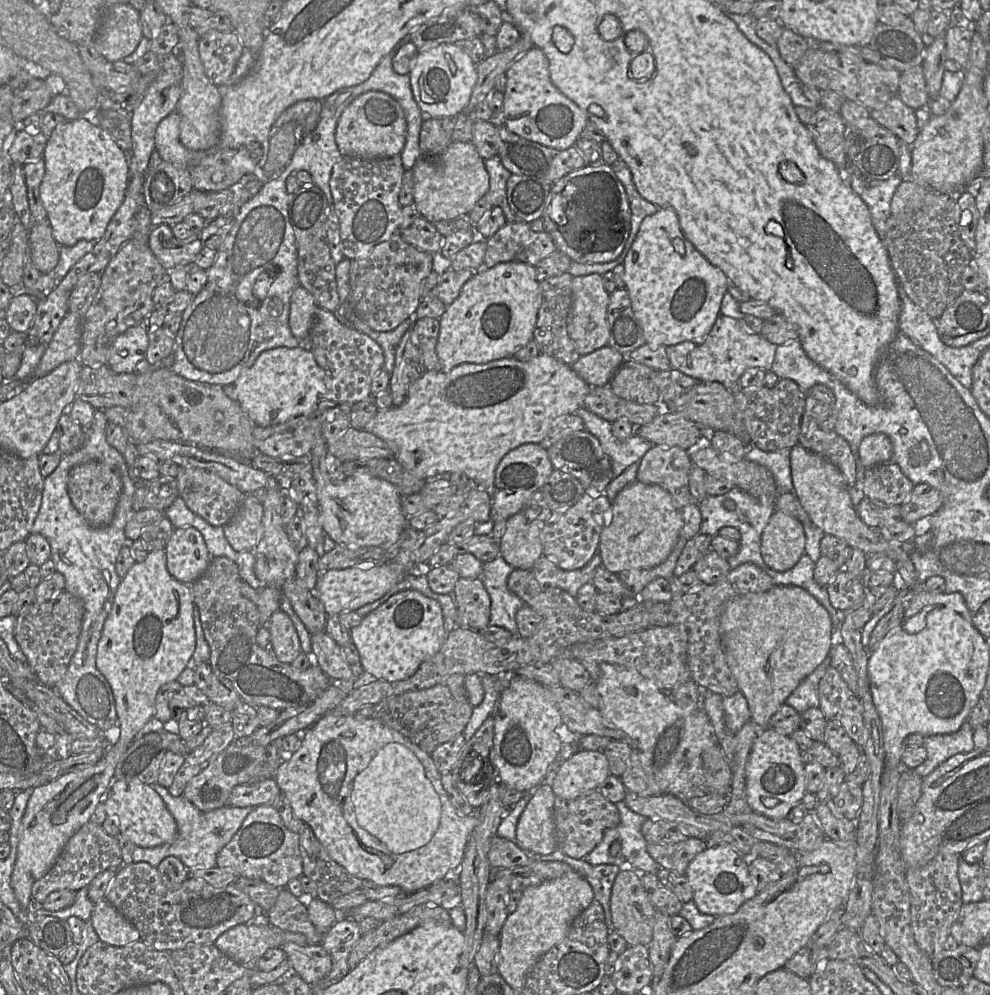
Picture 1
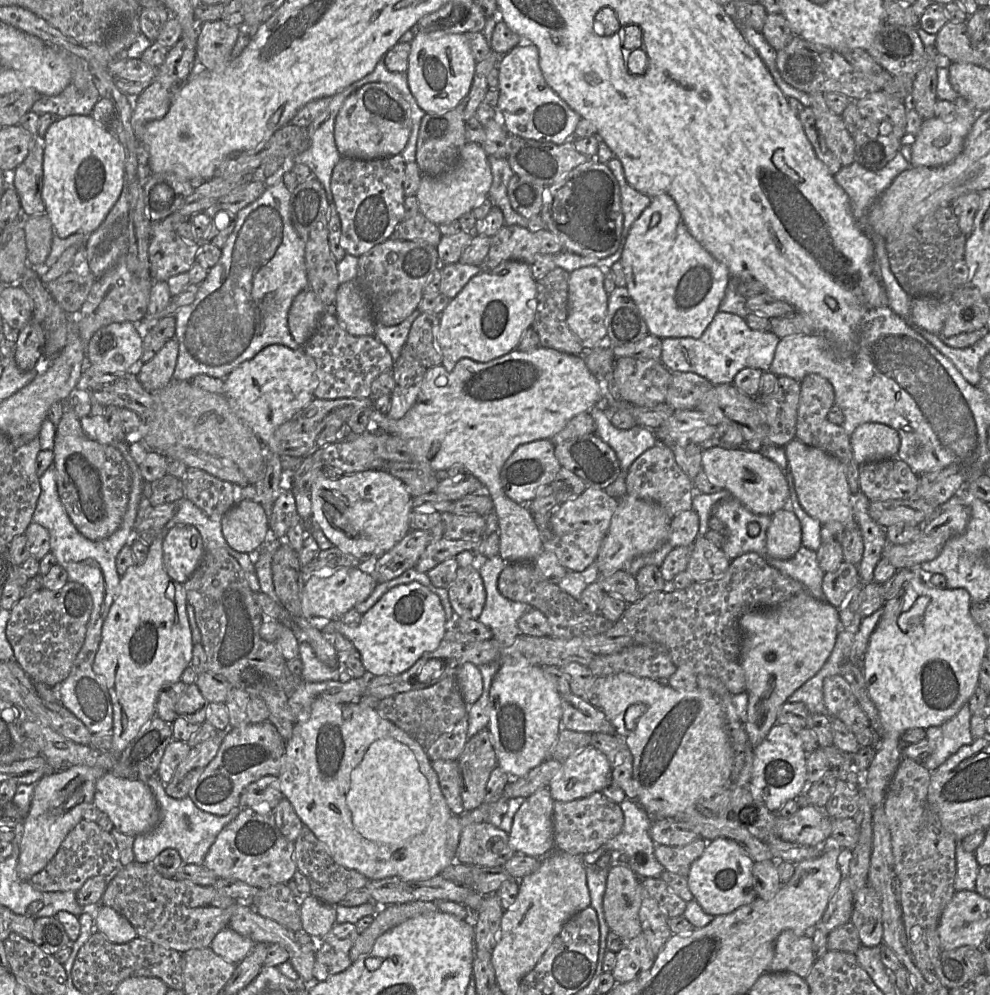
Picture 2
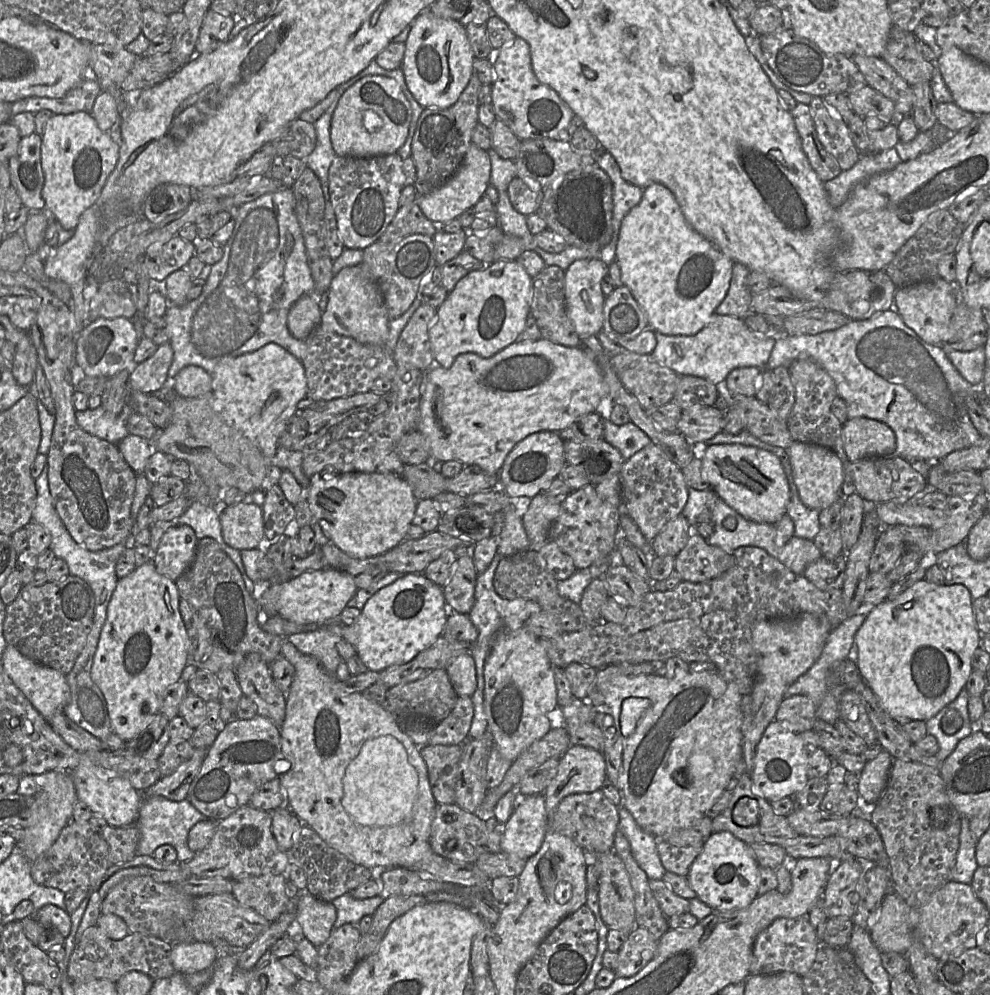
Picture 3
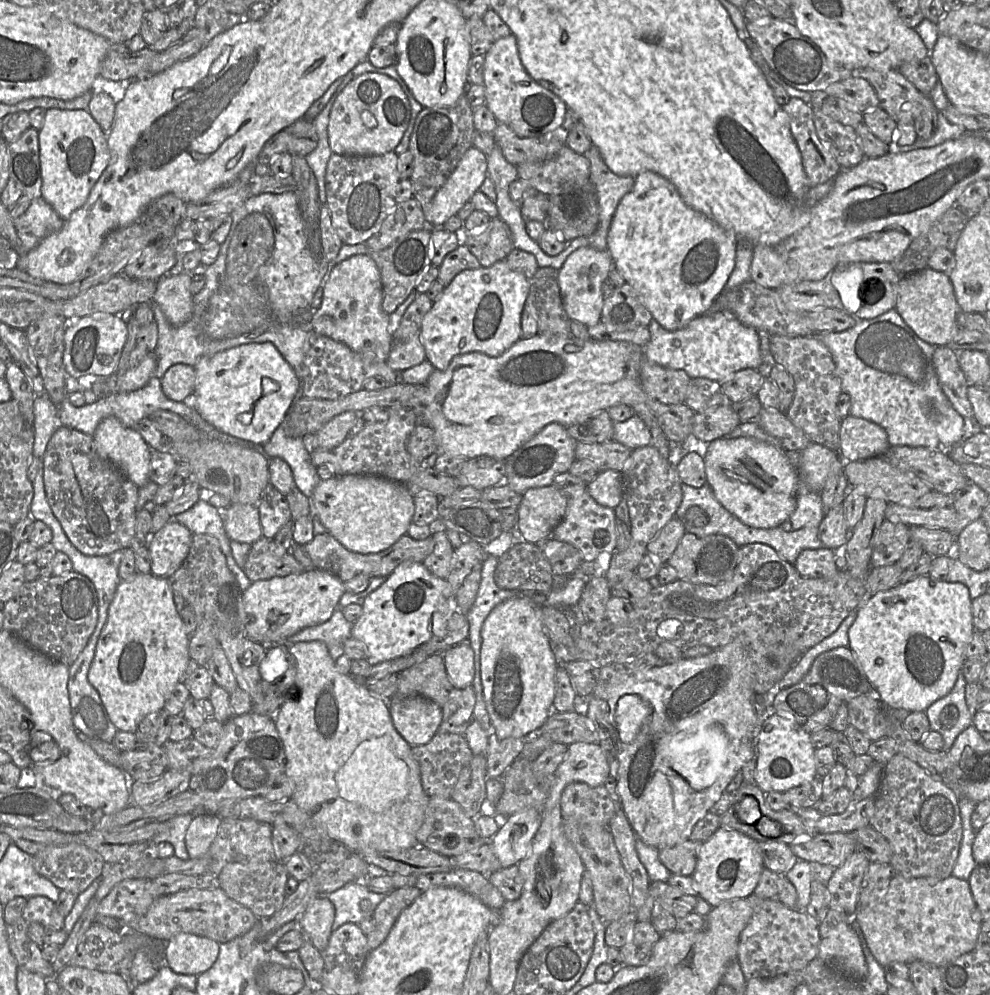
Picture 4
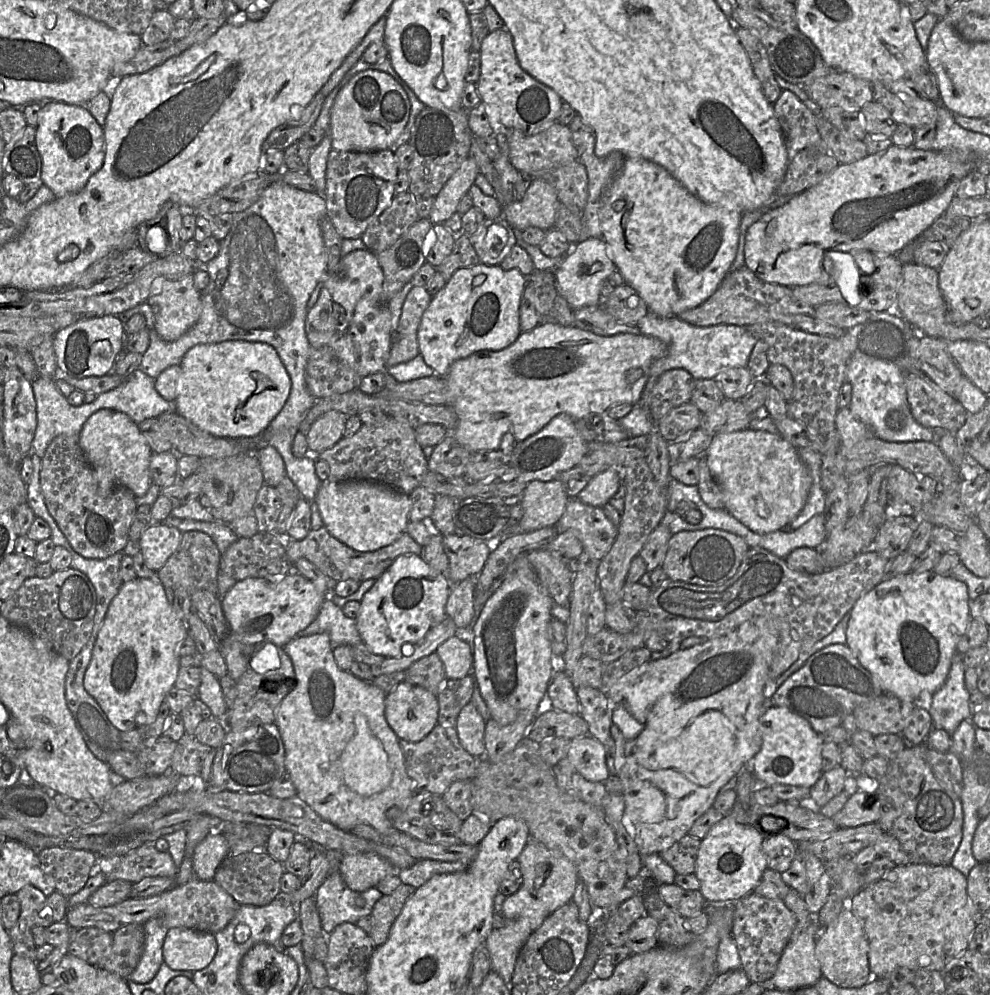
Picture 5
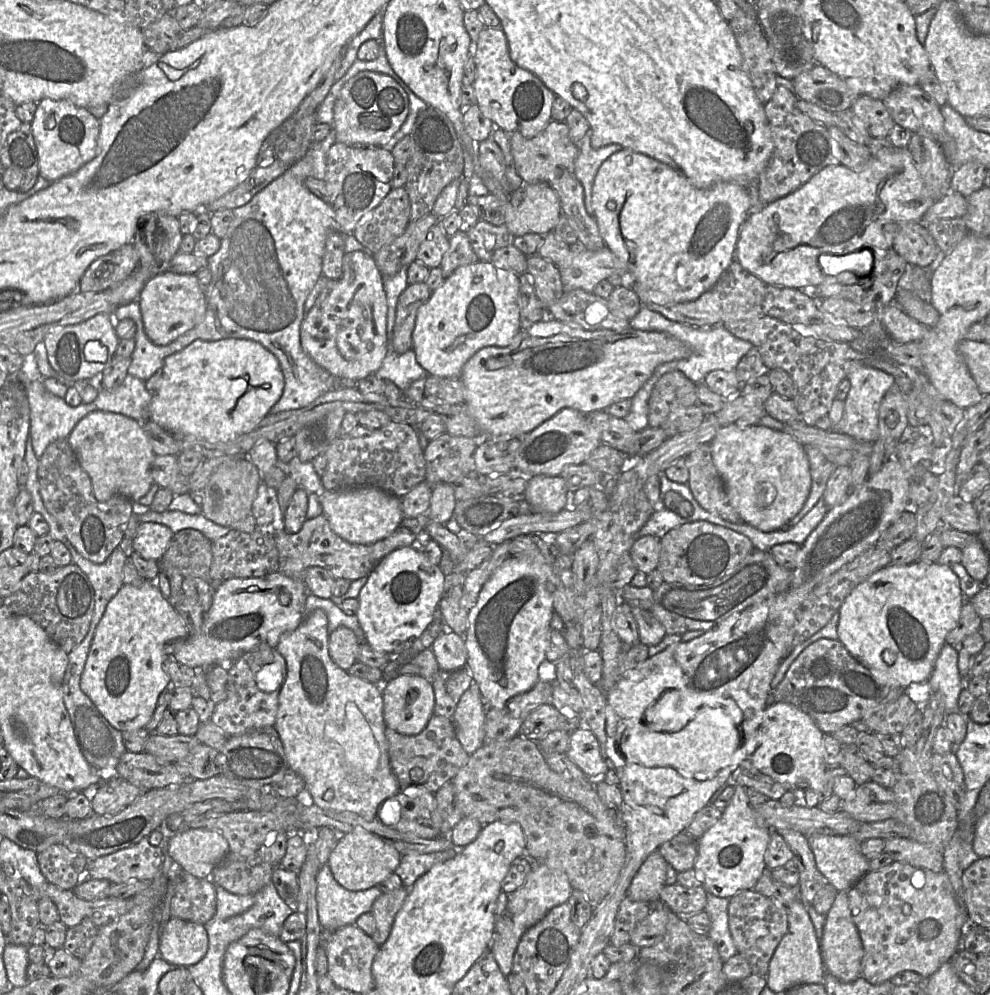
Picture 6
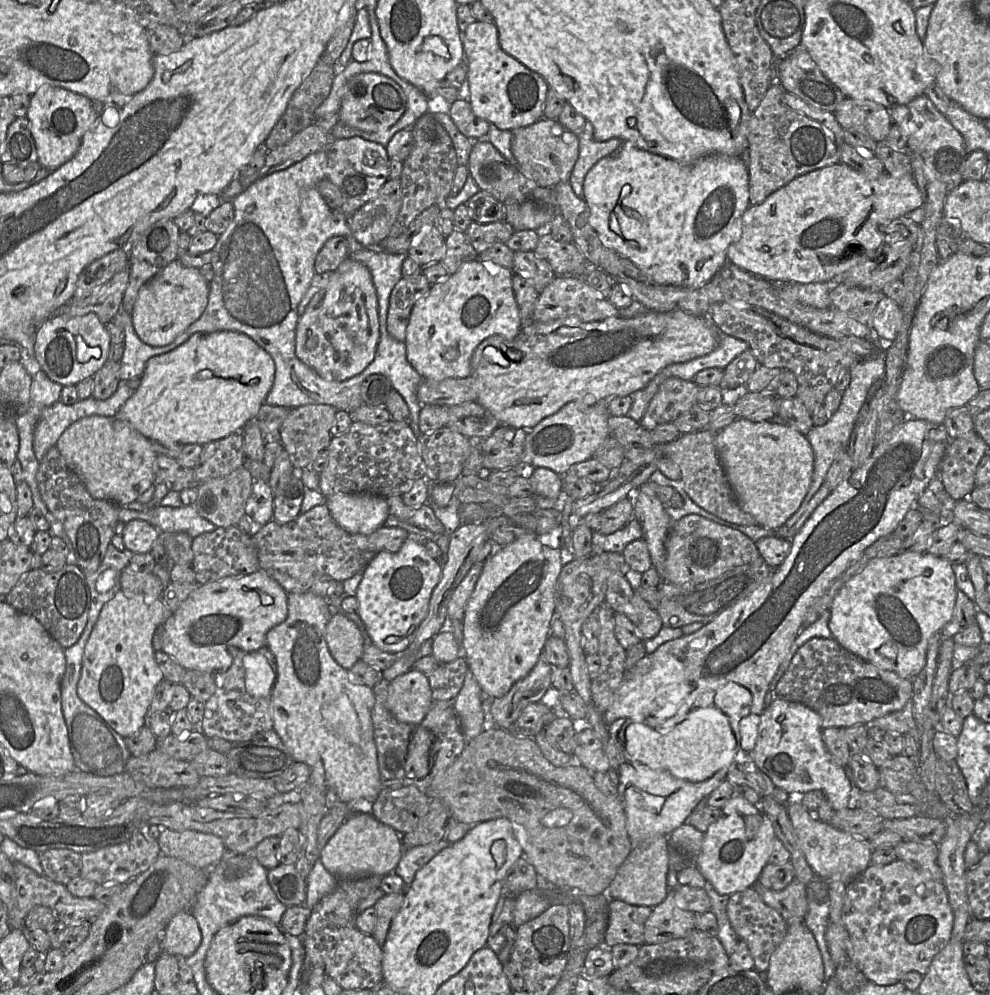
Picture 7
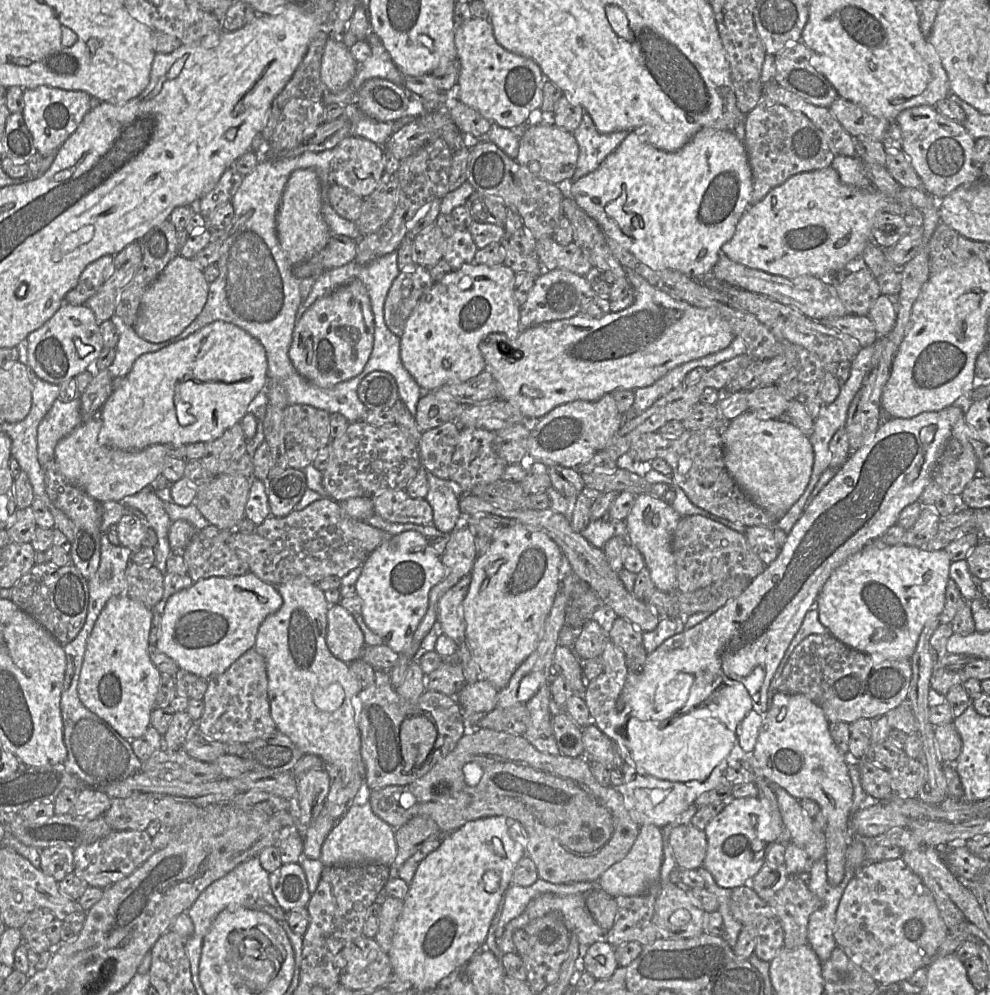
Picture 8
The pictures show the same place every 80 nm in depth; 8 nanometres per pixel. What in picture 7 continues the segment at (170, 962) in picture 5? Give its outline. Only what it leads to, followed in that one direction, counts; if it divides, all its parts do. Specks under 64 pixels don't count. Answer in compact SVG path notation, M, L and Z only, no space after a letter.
M181 911L168 923L161 949L169 954L190 957L199 948L202 934L191 912Z

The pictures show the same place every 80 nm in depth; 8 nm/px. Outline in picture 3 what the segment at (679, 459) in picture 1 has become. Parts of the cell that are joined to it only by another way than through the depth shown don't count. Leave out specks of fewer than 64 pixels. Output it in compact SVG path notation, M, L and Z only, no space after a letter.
M652 443L624 461L620 484L622 507L648 542L656 537L668 521L681 514L687 503L688 486L682 470L663 449Z

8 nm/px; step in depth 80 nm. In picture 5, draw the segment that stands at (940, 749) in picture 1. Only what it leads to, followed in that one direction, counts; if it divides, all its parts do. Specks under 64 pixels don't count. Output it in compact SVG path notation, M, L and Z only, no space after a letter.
M956 653L945 683L932 694L929 714L933 729L943 729L950 736L964 720L970 720L970 693L965 687L965 666L961 654Z

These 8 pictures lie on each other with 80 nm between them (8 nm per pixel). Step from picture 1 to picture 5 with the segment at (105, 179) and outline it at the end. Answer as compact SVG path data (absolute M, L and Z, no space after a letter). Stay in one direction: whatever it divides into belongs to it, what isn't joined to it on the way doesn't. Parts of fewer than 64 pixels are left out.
M57 101L42 105L36 126L35 143L42 160L42 182L51 189L56 198L81 191L104 162L103 127L82 106Z

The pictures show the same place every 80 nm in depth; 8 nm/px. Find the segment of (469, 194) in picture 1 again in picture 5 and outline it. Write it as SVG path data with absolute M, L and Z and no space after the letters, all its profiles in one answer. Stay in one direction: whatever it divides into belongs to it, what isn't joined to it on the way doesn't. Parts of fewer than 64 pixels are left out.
M469 156L437 195L428 217L433 225L443 224L457 212L460 200L474 185L479 173L476 161Z

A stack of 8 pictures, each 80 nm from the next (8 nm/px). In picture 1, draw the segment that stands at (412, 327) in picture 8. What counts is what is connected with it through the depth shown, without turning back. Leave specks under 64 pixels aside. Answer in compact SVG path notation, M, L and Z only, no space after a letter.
M502 262L479 270L439 318L436 352L441 370L449 373L462 363L485 364L512 356L533 339L540 304L541 288L534 266Z

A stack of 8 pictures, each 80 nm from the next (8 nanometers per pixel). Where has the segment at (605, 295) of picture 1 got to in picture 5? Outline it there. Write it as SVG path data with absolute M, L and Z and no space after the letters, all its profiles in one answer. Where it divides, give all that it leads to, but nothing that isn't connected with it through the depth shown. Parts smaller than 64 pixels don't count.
M589 238L576 244L573 252L565 257L555 271L558 291L573 310L599 305L602 301L601 286L616 270L608 247L602 238Z

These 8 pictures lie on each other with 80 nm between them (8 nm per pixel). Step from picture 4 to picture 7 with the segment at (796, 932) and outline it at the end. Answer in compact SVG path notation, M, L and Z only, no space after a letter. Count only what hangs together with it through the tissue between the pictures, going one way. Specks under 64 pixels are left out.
M753 888L730 895L727 905L727 915L732 928L739 940L748 945L754 959L754 968L758 971L767 971L774 951L780 945L787 931L787 923L781 914L768 906Z

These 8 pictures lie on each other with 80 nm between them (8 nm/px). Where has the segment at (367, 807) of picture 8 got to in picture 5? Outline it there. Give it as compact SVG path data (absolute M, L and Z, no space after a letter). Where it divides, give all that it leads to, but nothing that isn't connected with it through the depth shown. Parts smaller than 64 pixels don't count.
M376 853L345 854L339 867L345 884L353 891L363 892L375 887L385 877L398 870L387 859Z

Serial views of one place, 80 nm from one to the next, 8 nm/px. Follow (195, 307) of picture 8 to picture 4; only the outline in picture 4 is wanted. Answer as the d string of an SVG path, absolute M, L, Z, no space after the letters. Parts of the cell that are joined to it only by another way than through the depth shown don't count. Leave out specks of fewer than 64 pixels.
M173 271L157 282L152 301L157 304L172 326L181 326L192 316L192 274Z

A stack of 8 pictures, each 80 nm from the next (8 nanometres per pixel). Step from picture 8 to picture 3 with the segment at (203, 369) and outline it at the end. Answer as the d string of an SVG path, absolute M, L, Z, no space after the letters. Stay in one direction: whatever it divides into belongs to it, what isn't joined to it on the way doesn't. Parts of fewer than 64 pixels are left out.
M276 343L231 358L211 374L214 409L242 432L263 454L270 466L287 421L297 404L307 397L307 378L302 362Z

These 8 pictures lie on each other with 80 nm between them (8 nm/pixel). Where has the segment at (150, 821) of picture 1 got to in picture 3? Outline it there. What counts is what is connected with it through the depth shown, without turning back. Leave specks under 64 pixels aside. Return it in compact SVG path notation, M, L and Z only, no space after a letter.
M80 764L69 774L75 785L78 800L84 802L93 813L100 813L113 827L136 825L143 796L127 779L118 775L114 770L94 764Z

